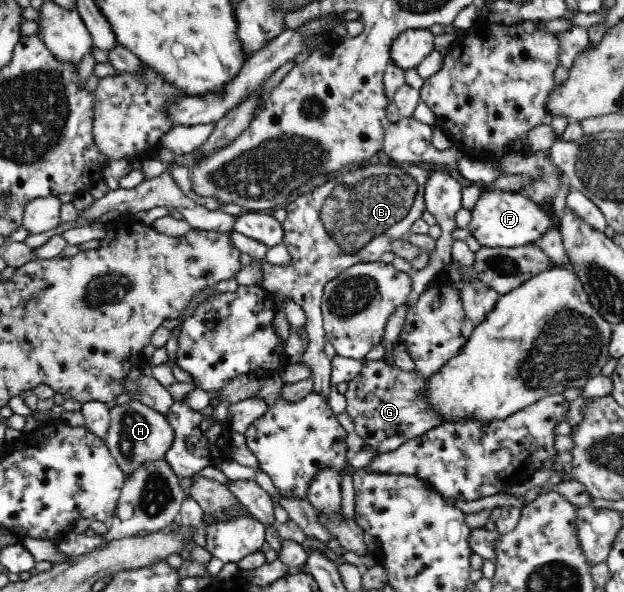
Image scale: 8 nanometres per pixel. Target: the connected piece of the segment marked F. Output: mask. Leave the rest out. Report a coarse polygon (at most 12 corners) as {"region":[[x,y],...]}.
{"region":[[481,191],[468,230],[484,247],[521,248],[558,227],[519,191]]}

